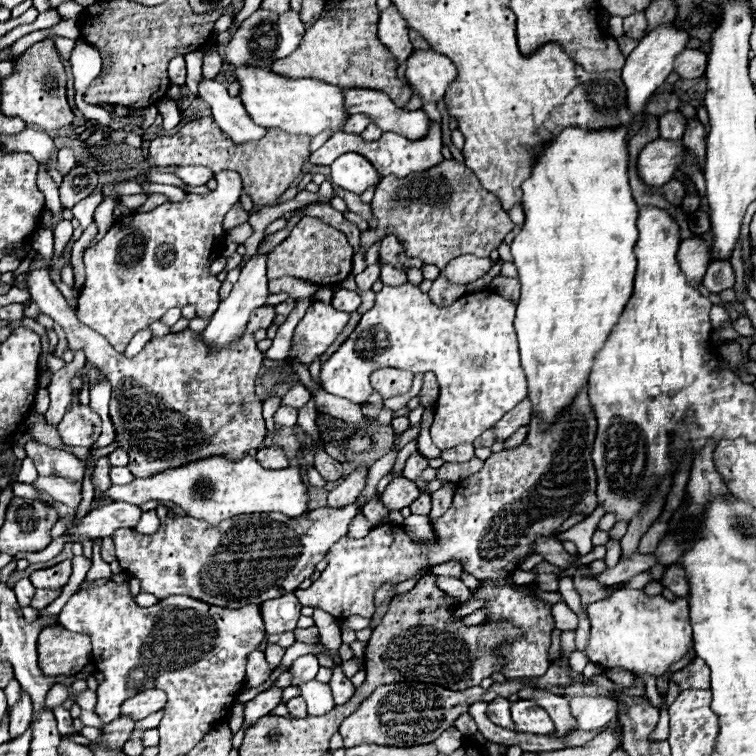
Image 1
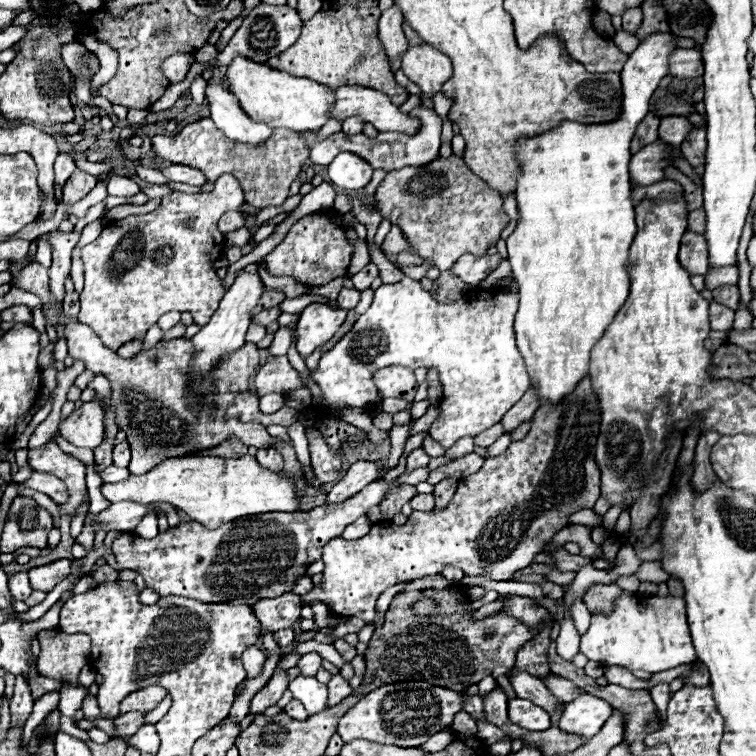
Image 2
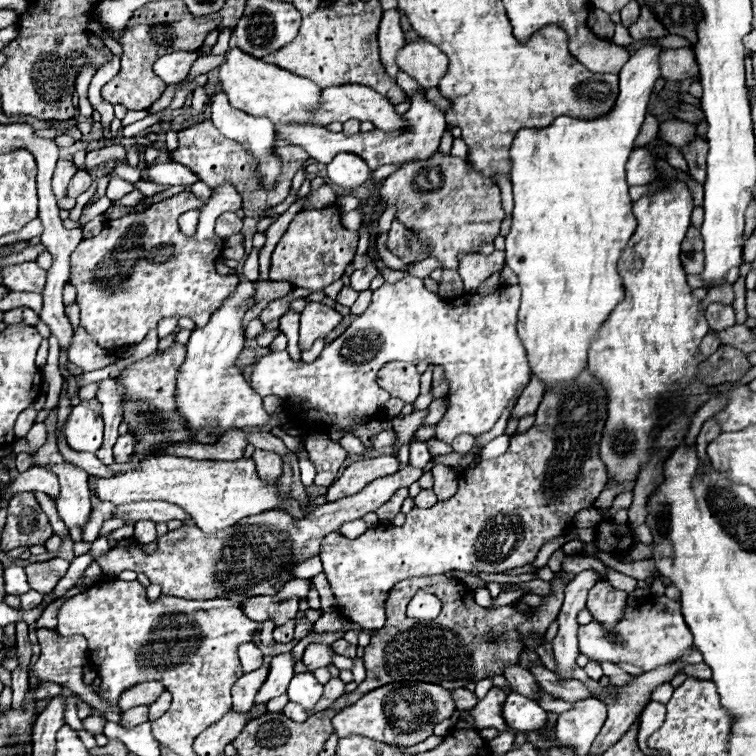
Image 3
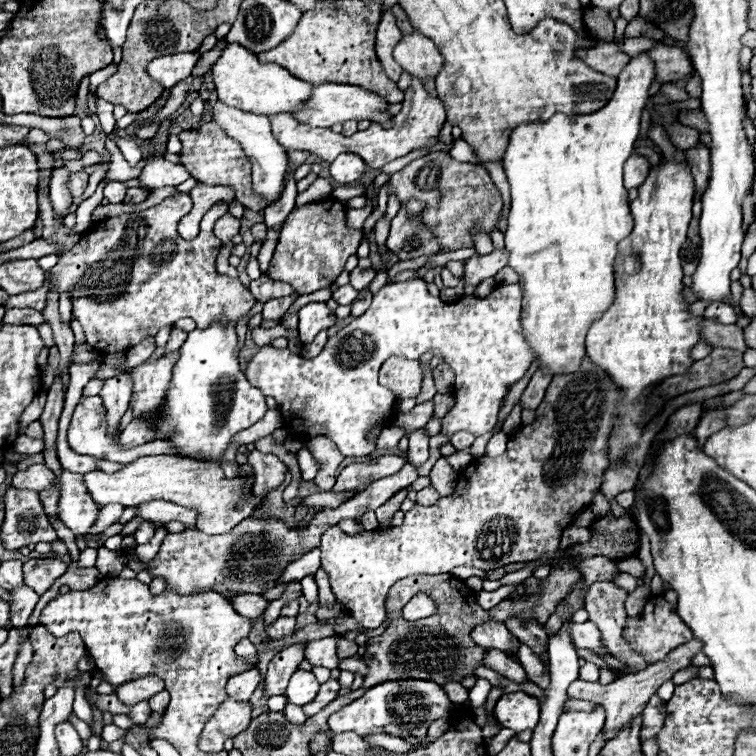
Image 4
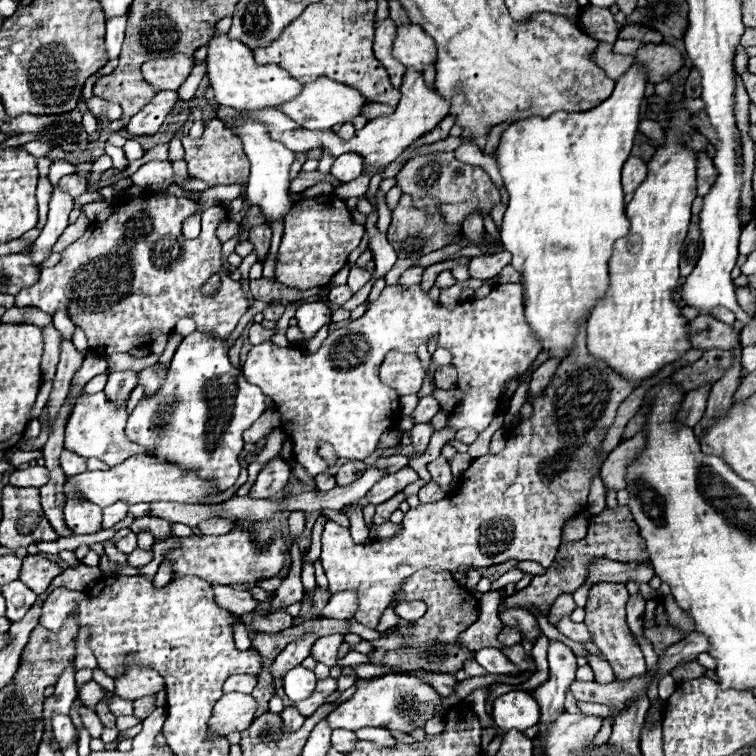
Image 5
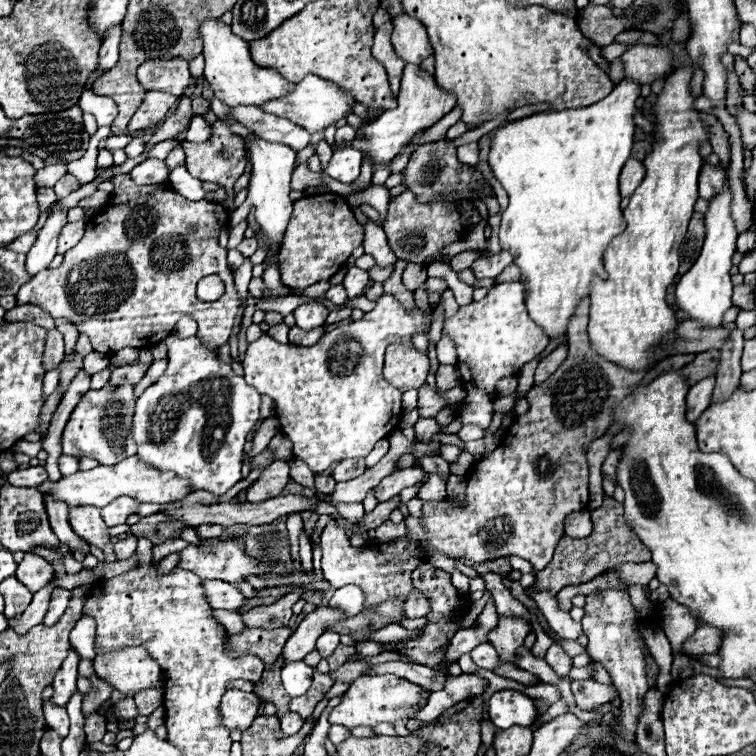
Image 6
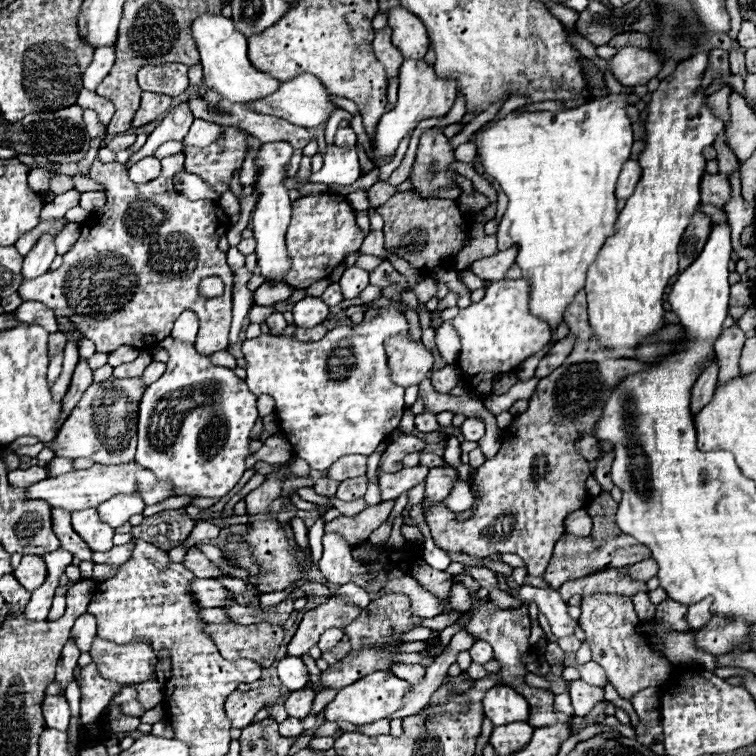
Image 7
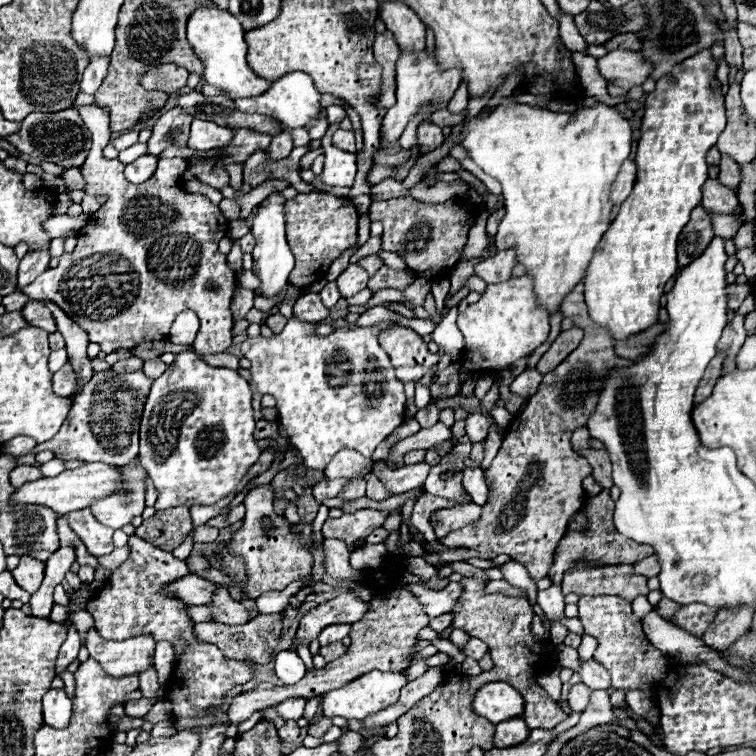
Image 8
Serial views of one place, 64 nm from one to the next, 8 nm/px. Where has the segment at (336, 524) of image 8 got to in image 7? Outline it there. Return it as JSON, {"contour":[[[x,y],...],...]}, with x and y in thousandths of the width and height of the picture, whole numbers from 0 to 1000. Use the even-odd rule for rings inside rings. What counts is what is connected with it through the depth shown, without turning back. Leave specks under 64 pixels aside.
{"contour":[[[503,664],[497,669],[489,669],[484,675],[479,675],[476,680],[460,685],[460,683],[450,683],[442,685],[437,690],[431,690],[431,706],[444,704],[450,709],[458,712],[458,717],[471,725],[474,720],[479,720],[503,693],[508,693],[513,688],[513,680],[519,675],[521,664]]]}

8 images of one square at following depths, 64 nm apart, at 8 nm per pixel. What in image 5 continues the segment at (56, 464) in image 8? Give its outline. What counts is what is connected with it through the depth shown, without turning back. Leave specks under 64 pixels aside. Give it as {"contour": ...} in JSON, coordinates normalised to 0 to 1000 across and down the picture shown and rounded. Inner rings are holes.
{"contour":[[[85,595],[79,603],[79,616],[87,630],[98,630],[98,627],[106,627],[114,622],[114,608],[108,603],[101,603],[101,601]]]}

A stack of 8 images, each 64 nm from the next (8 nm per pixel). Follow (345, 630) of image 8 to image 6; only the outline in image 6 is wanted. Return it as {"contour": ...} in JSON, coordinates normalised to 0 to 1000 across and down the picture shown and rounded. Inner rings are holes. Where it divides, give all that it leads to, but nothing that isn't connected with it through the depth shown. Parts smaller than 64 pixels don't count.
{"contour":[[[431,833],[418,849],[418,860],[426,865],[426,870],[434,870],[447,852],[450,852],[450,839],[439,836],[439,833]]]}

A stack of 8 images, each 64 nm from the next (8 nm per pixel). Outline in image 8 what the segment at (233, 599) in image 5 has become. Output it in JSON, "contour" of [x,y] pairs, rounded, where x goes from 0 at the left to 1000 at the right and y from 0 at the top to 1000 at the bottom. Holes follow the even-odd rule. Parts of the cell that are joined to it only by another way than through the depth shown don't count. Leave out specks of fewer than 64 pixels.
{"contour":[[[249,759],[220,775],[220,786],[243,794],[246,799],[275,799],[280,788],[280,770]]]}

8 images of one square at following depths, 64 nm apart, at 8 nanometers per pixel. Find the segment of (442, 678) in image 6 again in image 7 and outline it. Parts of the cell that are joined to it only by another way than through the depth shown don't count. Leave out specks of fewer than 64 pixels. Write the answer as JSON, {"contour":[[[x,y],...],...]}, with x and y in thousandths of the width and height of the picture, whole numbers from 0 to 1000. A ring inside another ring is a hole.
{"contour":[[[526,878],[516,889],[534,897],[534,899],[540,899],[545,905],[545,902],[553,902],[561,894],[563,884],[554,878]]]}

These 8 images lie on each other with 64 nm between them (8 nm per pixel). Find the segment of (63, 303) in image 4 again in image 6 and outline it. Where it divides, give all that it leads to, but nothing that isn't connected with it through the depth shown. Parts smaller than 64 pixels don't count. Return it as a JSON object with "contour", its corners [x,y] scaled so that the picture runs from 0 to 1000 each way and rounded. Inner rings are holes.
{"contour":[[[74,426],[74,434],[85,442],[85,452],[87,452],[87,471],[98,468],[101,450],[103,450],[103,437],[101,437],[101,431],[95,431],[93,426]]]}

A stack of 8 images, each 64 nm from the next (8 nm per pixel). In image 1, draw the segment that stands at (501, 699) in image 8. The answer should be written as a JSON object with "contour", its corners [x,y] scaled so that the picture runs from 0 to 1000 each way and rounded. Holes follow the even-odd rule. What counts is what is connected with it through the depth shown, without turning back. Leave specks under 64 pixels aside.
{"contour":[[[685,926],[676,931],[675,939],[681,964],[685,968],[717,971],[717,974],[733,968],[733,958],[730,958],[725,942],[701,926]]]}

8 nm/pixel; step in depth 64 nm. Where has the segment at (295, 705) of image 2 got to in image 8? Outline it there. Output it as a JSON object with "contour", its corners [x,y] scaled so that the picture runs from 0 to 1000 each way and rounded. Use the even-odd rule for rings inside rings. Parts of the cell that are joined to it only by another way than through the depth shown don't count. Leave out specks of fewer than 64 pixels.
{"contour":[[[378,955],[373,963],[368,963],[368,974],[373,981],[389,981],[397,974],[397,963],[392,955]]]}

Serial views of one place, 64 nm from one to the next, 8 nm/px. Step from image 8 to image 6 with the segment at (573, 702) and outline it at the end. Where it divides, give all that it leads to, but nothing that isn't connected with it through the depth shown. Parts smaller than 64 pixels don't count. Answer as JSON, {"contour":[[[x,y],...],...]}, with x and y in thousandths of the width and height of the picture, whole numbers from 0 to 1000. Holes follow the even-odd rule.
{"contour":[[[759,899],[757,902],[757,918],[765,937],[786,937],[802,929],[810,929],[815,923],[815,910],[807,905],[794,905],[788,899]]]}

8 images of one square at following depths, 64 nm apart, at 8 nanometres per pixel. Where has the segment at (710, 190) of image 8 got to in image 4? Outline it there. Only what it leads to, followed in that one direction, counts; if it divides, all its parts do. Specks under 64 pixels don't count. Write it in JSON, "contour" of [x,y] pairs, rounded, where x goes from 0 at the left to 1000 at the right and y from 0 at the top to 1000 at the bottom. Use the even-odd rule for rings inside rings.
{"contour":[[[923,190],[921,196],[907,198],[907,209],[915,217],[915,230],[921,238],[921,251],[931,257],[937,238],[939,238],[939,198],[931,190]]]}

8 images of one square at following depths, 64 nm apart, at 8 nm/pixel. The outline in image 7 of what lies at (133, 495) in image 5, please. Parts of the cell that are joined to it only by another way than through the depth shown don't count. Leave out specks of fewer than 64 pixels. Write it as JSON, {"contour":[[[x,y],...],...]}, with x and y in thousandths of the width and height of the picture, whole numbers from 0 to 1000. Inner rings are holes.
{"contour":[[[180,611],[164,614],[164,616],[140,616],[140,614],[124,614],[122,619],[114,622],[95,622],[87,627],[79,627],[74,632],[58,632],[42,643],[34,646],[34,656],[42,661],[58,661],[69,672],[82,672],[90,677],[98,675],[111,675],[111,672],[127,672],[132,664],[140,664],[143,659],[153,653],[175,653],[185,651],[193,667],[206,667],[222,659],[222,638],[206,635],[206,630],[183,616]]]}

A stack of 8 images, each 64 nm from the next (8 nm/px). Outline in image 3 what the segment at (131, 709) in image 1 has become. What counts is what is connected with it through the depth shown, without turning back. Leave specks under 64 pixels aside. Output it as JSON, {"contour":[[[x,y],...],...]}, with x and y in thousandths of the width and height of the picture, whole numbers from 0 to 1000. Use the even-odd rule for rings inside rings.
{"contour":[[[209,899],[185,902],[185,905],[180,905],[180,907],[175,907],[175,910],[169,910],[169,913],[161,915],[161,921],[156,926],[156,934],[161,939],[169,939],[175,934],[185,934],[185,931],[198,934],[214,915],[217,915],[217,907]]]}

